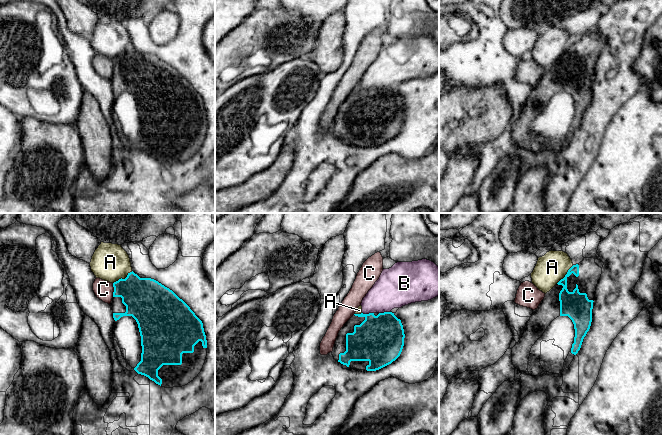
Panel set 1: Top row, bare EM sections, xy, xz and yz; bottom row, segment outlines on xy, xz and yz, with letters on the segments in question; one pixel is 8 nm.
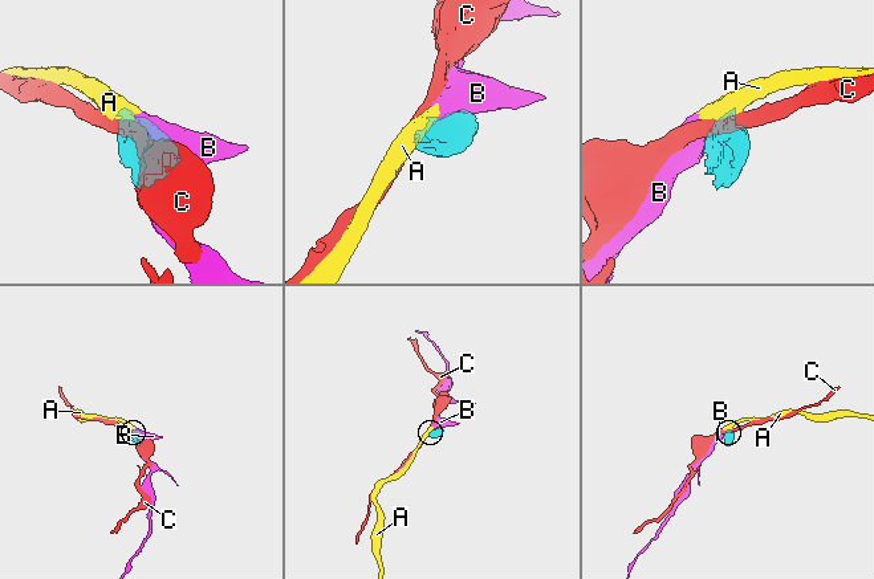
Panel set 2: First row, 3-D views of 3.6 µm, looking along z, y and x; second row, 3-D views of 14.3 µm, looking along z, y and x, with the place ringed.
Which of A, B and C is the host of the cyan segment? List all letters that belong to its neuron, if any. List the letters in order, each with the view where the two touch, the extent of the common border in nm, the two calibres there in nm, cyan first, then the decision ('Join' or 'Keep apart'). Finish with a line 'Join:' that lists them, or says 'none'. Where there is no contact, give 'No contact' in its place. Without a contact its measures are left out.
A: Touches cyan in xy. Shared border 190 nm. Thickness 340 nm (cyan) against 300 nm. Keep apart
B: Touches cyan in xz. Shared border 100 nm. Thickness 380 nm (cyan) against 320 nm. Keep apart
C: Touches cyan in xy. Shared border 110 nm. Thickness 320 nm (cyan) against 150 nm. Keep apart
Join: none

